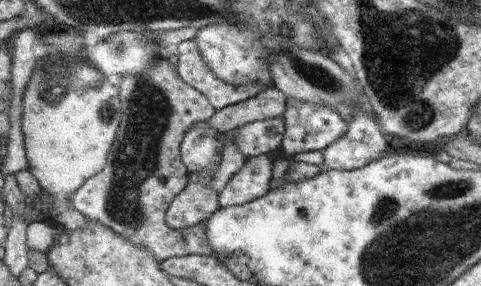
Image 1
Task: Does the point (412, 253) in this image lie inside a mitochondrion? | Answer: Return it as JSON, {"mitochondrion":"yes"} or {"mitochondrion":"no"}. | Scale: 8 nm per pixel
{"mitochondrion":"yes"}

